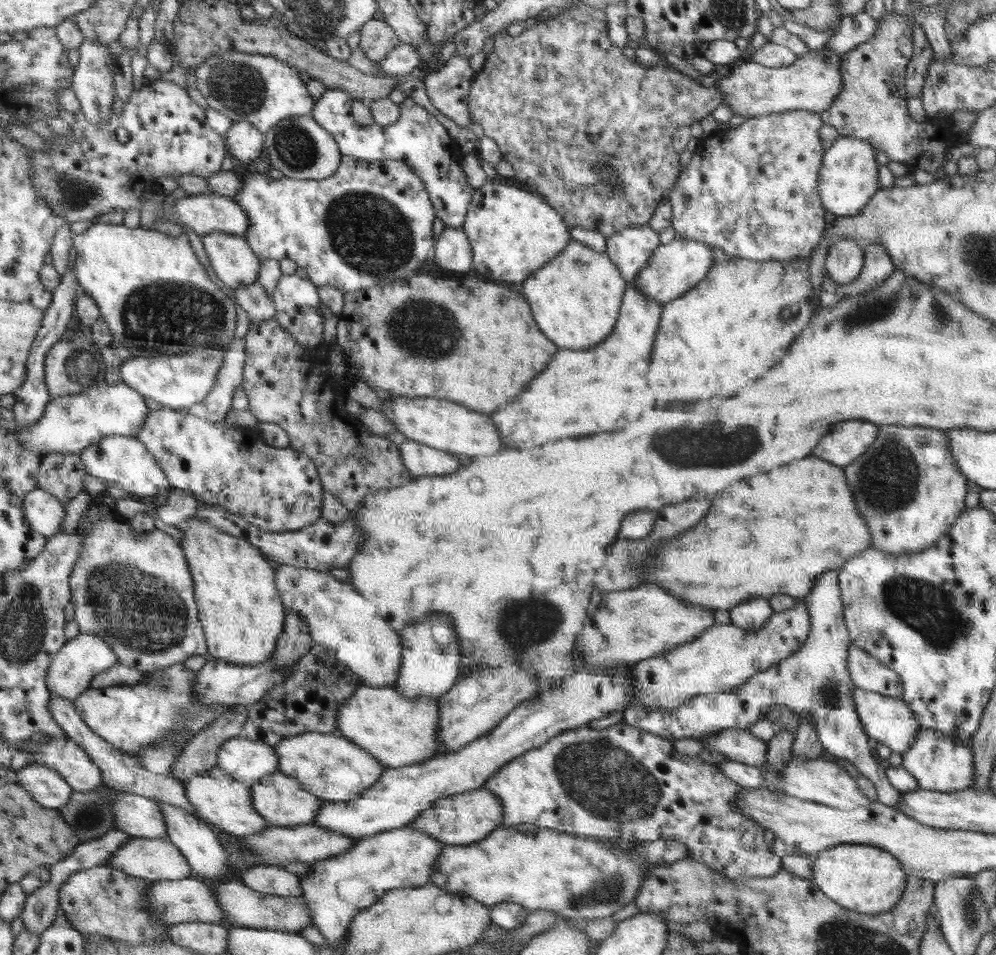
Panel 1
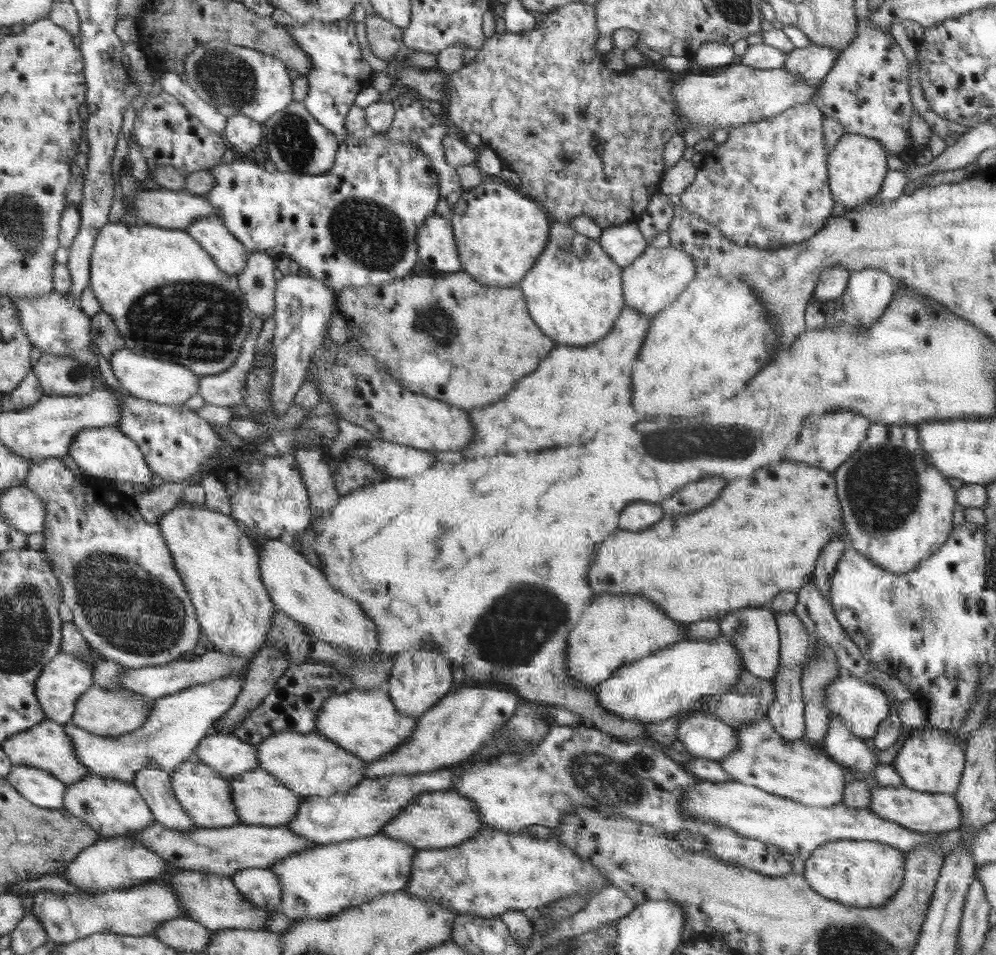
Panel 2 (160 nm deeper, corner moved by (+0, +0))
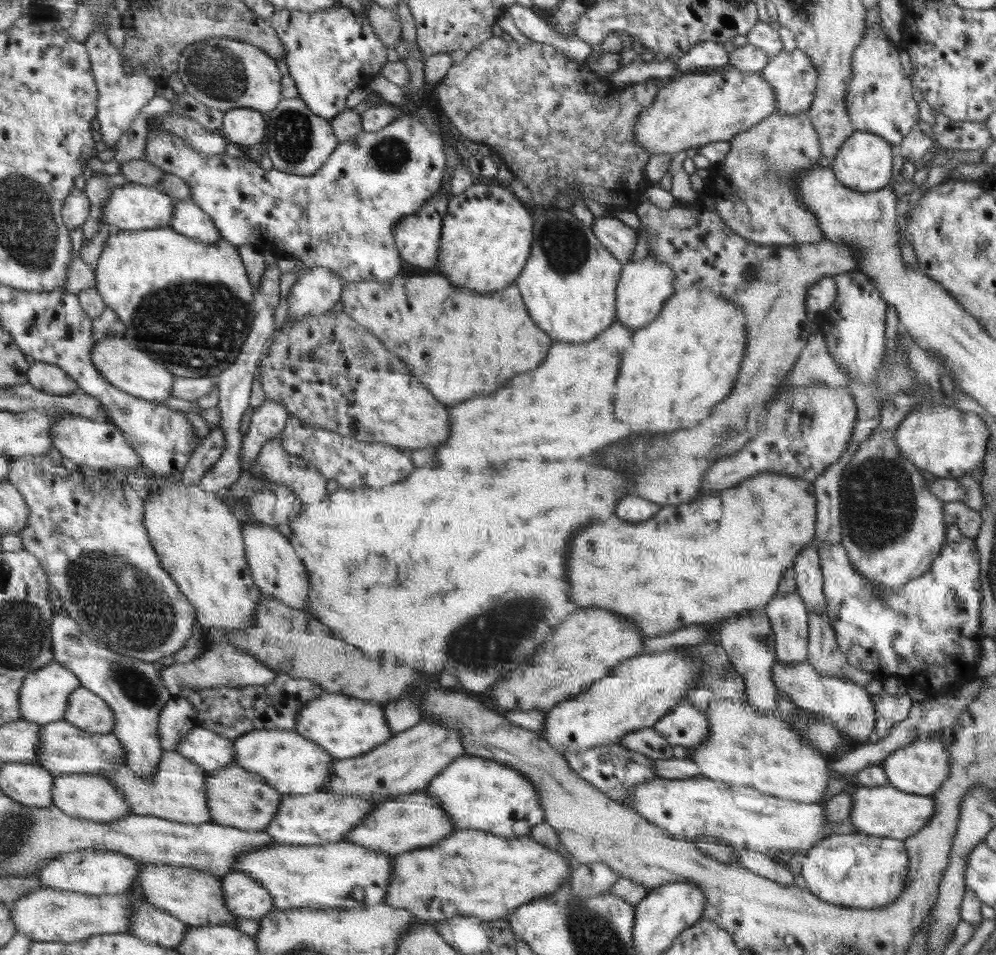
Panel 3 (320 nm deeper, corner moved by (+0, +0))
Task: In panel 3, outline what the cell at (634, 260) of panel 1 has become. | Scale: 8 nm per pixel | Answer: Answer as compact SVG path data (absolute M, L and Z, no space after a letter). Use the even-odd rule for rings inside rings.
M609 215L595 218L591 230L606 250L611 251L623 264L628 262L639 238L636 229Z

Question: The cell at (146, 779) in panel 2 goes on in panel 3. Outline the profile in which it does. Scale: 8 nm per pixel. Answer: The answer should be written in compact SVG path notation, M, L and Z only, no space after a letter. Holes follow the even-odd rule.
M64 611L52 620L53 660L70 670L80 685L100 695L112 707L117 724L111 730L124 743L127 765L134 774L151 779L157 772L164 751L158 730L162 709L172 695L165 687L161 668L153 662L146 662L102 647L81 630L81 625Z

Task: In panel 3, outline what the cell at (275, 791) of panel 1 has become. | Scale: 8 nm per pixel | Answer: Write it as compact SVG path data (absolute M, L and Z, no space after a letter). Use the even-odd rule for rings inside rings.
M236 764L208 772L208 807L216 824L238 827L246 831L262 831L276 818L284 795L264 781L260 774L253 774Z

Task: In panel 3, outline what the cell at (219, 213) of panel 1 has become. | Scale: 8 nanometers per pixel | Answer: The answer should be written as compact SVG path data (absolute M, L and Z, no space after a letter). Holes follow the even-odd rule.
M126 183L115 186L112 196L105 202L104 217L101 224L108 224L111 231L120 230L146 230L154 227L168 227L172 222L176 200L172 195L160 191L156 186Z

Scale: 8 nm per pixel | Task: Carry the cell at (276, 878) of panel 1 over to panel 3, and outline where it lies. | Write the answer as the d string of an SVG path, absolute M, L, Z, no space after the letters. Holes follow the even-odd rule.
M234 870L221 878L226 905L238 919L260 920L274 910L273 897L256 878Z

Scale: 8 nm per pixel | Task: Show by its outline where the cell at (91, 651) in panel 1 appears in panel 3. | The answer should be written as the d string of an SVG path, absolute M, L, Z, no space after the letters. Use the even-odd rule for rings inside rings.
M54 660L49 663L46 670L30 673L26 690L22 690L22 719L42 726L65 717L70 696L81 686L78 678L61 663Z

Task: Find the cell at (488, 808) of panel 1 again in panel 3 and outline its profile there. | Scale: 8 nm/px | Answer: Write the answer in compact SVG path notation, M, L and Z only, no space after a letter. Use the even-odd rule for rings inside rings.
M423 789L378 803L373 812L343 840L396 856L414 849L436 845L437 842L452 836L456 830L452 815L441 806L437 798L433 798L433 795Z

